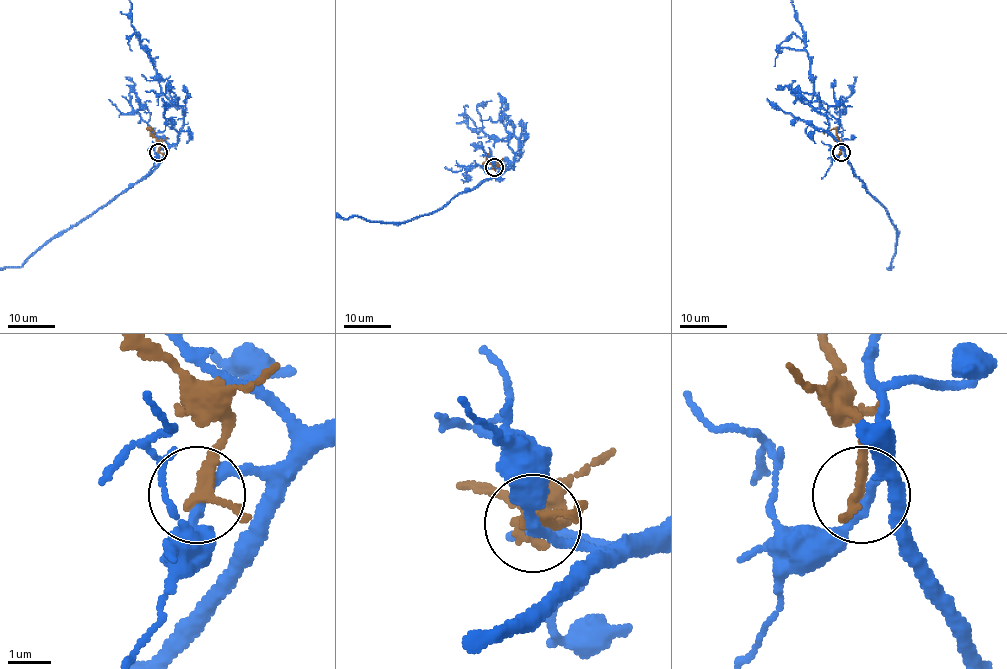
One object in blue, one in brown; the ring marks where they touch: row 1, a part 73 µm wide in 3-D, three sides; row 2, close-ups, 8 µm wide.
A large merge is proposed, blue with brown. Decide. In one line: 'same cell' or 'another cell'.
another cell

